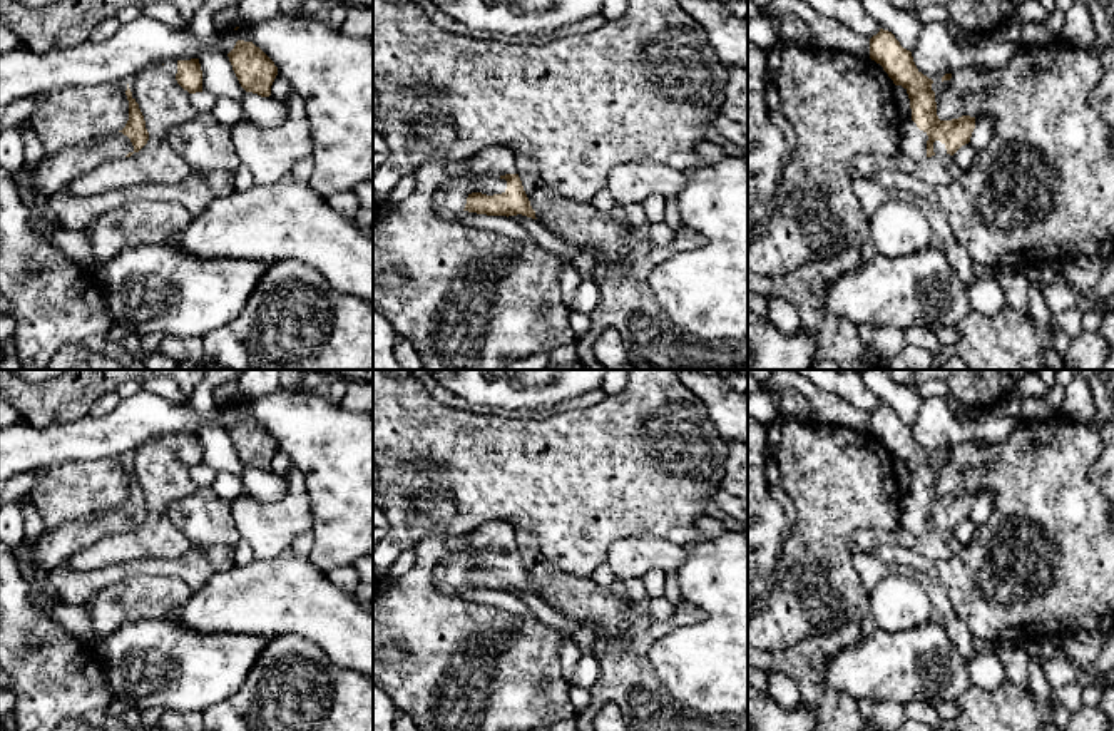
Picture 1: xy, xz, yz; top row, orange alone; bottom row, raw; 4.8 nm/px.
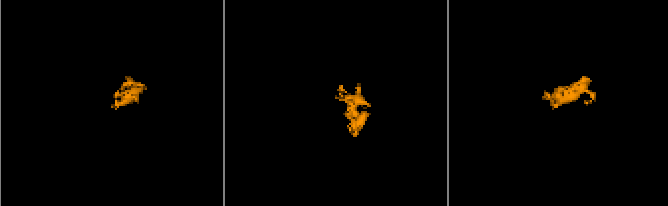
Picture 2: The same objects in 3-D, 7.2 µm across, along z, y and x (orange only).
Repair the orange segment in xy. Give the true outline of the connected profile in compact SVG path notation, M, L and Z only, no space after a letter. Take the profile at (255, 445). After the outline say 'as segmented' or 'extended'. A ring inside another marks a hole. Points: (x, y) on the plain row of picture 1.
M238 415L227 432L246 467L261 472L271 470L271 460L278 450L278 442L259 422L253 417Z; as segmented

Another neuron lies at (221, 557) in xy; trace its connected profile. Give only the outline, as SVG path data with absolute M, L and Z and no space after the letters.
M229 545L202 547L202 550L212 567L212 574L227 572L236 565L236 552Z

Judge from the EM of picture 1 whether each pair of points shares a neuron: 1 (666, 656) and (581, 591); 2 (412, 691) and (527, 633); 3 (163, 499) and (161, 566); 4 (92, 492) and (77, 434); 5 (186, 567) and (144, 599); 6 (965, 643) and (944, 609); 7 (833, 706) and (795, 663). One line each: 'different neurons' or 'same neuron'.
1: different neurons
2: same neuron
3: different neurons
4: different neurons
5: different neurons
6: same neuron
7: same neuron

